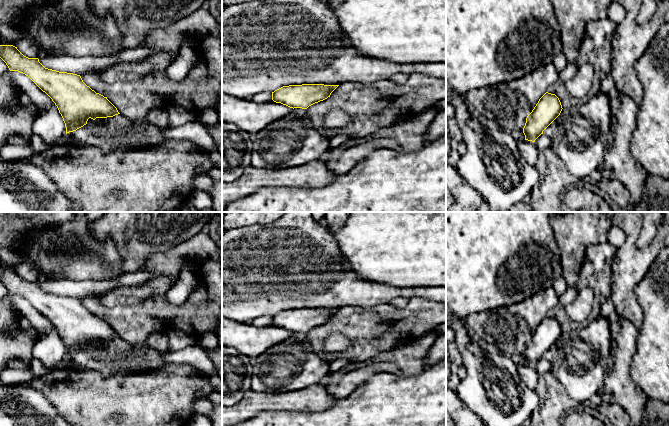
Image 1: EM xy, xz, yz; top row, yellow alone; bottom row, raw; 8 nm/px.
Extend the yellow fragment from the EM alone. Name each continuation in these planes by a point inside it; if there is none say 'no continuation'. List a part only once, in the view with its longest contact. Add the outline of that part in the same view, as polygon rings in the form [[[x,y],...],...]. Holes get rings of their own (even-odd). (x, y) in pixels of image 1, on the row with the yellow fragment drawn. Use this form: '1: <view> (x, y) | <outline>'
no continuation

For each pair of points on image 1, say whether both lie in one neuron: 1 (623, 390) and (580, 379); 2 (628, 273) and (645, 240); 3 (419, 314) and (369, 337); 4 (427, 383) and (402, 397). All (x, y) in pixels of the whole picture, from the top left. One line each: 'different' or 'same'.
1: different
2: different
3: same
4: same

